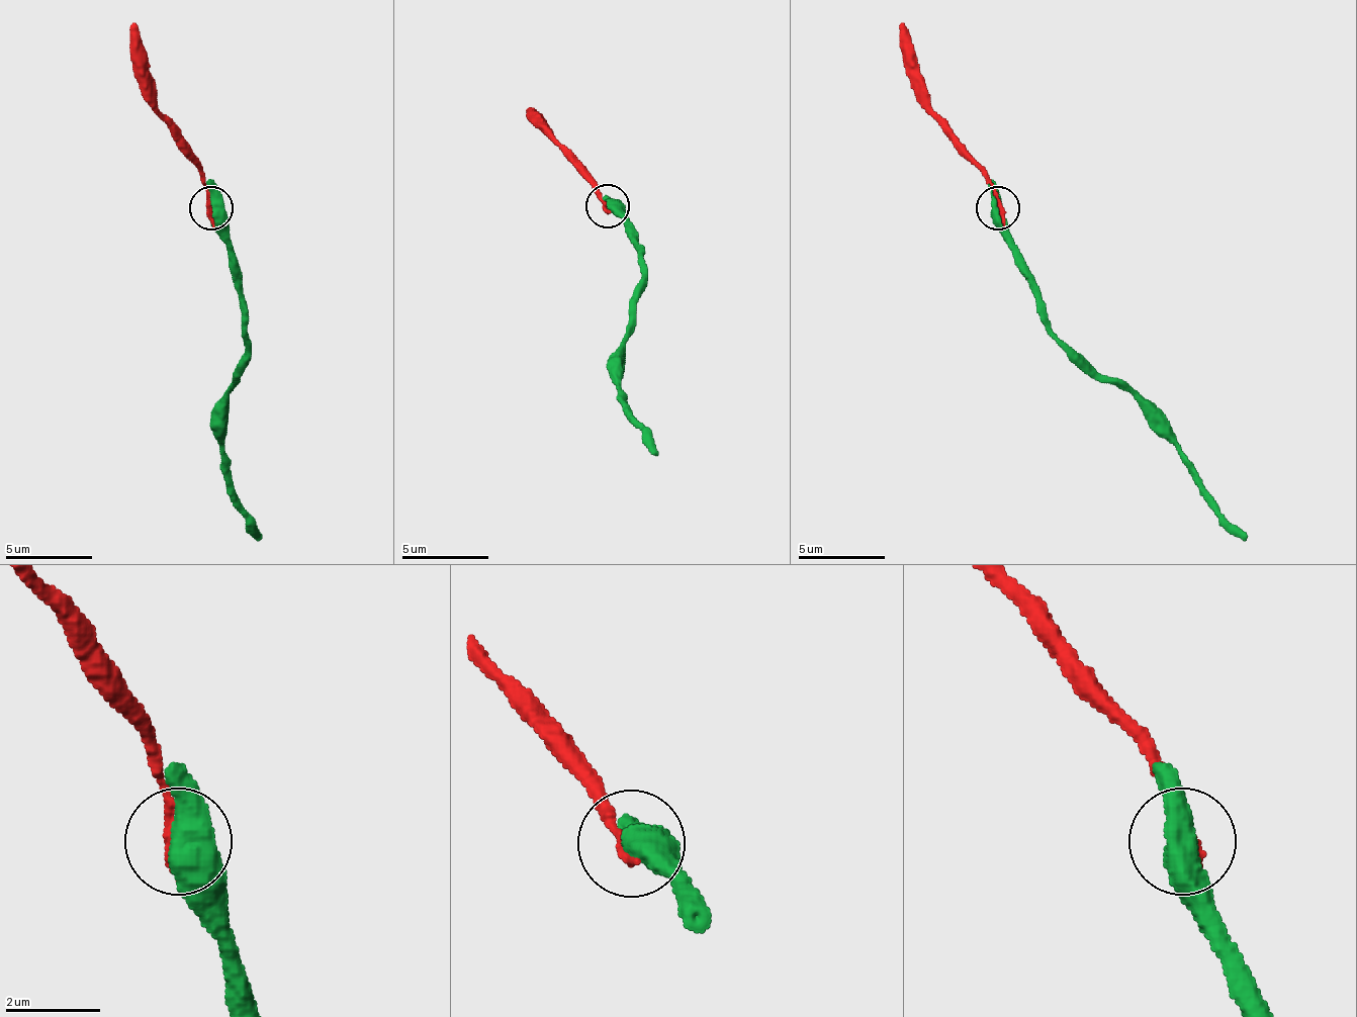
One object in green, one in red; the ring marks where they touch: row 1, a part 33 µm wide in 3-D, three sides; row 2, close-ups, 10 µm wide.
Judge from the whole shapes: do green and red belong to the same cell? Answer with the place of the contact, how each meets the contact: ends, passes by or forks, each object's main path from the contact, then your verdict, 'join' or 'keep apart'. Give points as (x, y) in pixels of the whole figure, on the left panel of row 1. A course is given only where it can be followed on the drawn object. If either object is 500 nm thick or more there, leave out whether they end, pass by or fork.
at (211, 207); green runs (212, 208), (212, 226), (230, 252), (247, 361), (238, 370), (238, 383), (225, 395), (230, 500), (260, 539); red runs (207, 208), (203, 165), (156, 104), (133, 21); join

